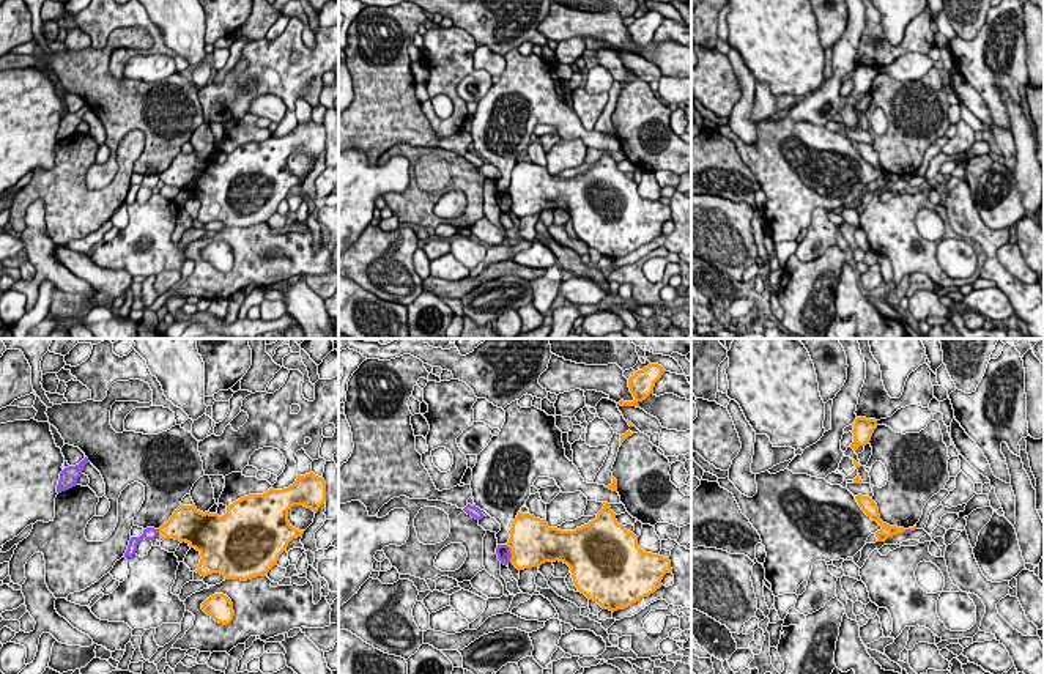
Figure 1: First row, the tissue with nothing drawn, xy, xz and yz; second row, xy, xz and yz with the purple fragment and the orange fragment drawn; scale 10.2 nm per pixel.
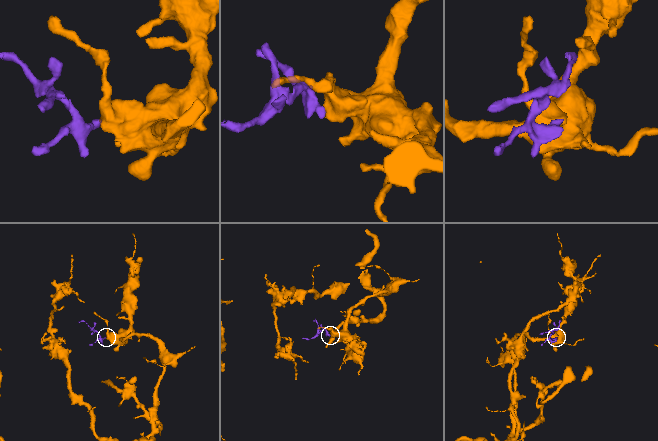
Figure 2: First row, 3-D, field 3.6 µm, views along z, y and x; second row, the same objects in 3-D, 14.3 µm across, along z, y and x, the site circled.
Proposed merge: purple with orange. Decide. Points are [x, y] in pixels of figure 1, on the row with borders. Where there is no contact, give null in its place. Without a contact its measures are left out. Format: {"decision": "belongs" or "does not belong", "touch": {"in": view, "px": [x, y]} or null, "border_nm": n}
{"decision": "does not belong", "touch": {"in": "xz", "px": [510, 553]}, "border_nm": 180}

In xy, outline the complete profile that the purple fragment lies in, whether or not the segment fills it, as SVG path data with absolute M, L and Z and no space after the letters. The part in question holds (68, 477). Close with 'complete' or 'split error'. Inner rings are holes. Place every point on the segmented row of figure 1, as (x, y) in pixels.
M85 457L79 465L68 466L60 472L60 480L57 485L57 493L66 491L77 485L77 479L82 476L85 465L90 463Z | complete

